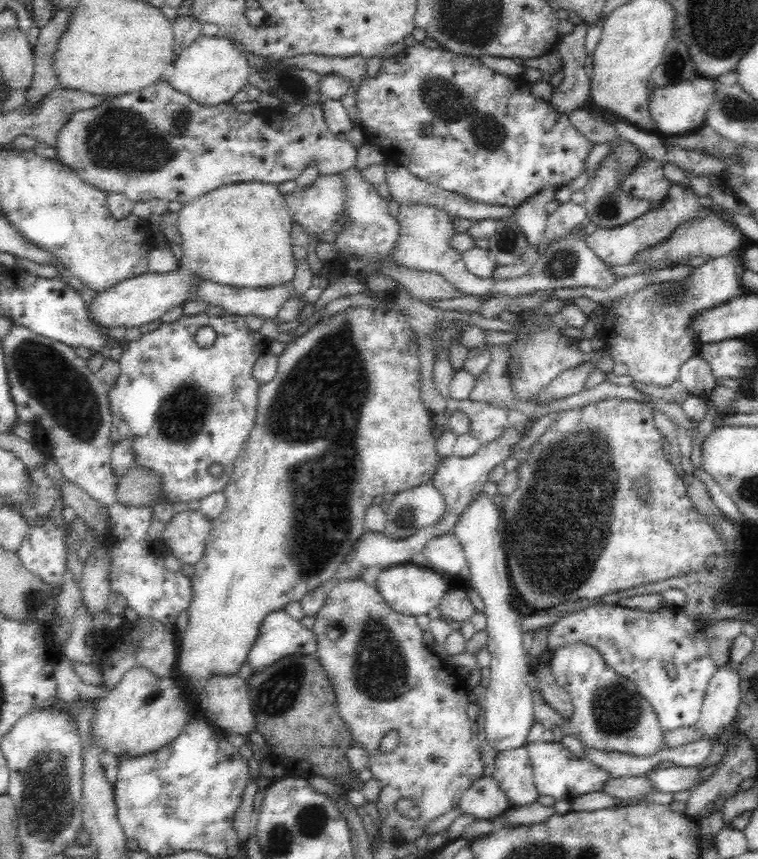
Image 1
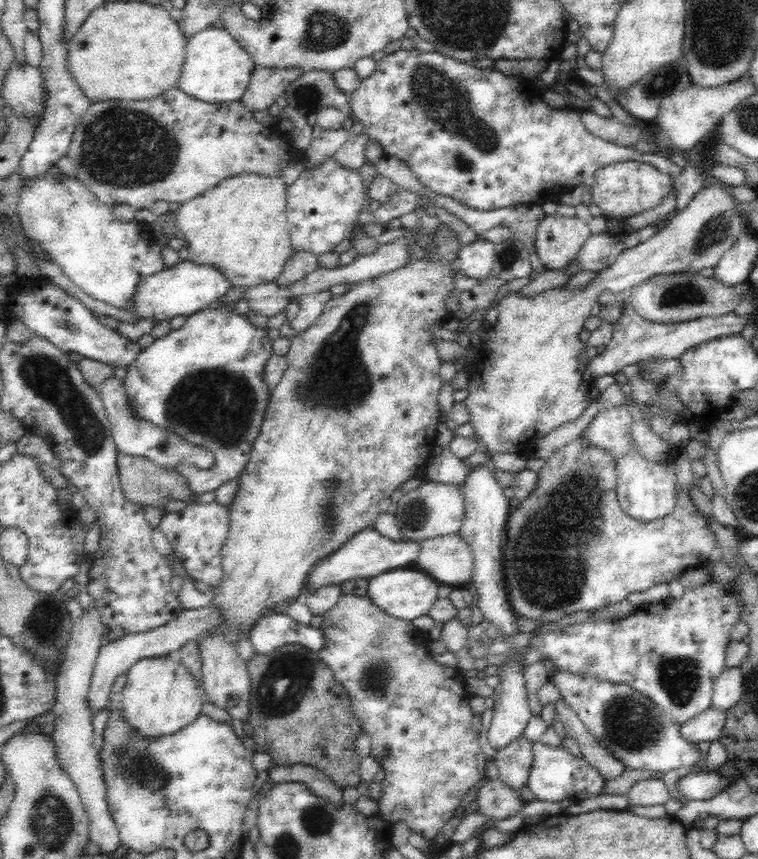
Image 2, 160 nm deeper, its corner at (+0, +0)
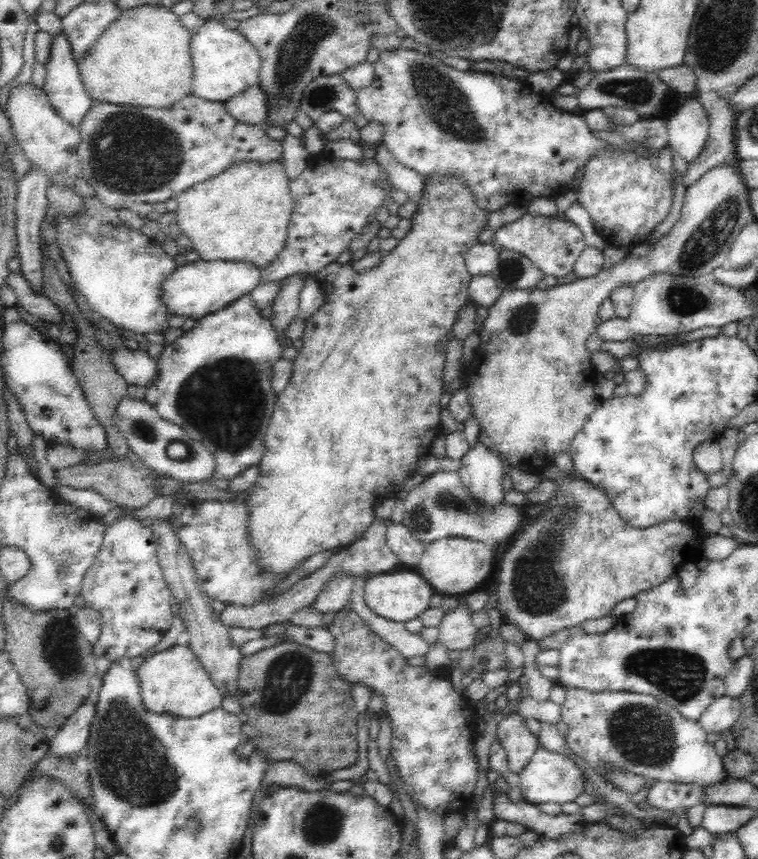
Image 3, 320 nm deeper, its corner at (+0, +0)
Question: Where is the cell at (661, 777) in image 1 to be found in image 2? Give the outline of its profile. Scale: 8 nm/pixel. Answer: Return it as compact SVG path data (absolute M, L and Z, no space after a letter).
M716 771L687 774L676 783L677 790L689 800L708 800L730 786L730 780Z

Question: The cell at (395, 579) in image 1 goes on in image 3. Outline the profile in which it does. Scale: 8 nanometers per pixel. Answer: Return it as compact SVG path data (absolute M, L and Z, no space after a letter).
M416 570L406 572L386 572L371 576L364 585L365 603L378 616L383 616L394 622L406 622L418 618L430 606L434 589L429 582Z

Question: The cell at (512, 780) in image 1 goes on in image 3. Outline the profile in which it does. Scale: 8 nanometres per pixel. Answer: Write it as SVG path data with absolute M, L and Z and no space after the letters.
M518 713L506 714L506 716L502 716L501 720L498 720L496 739L500 741L500 746L506 752L511 773L518 775L520 774L520 770L525 768L526 764L530 762L530 759L536 753L536 749L539 748L539 739L530 732L525 720Z

